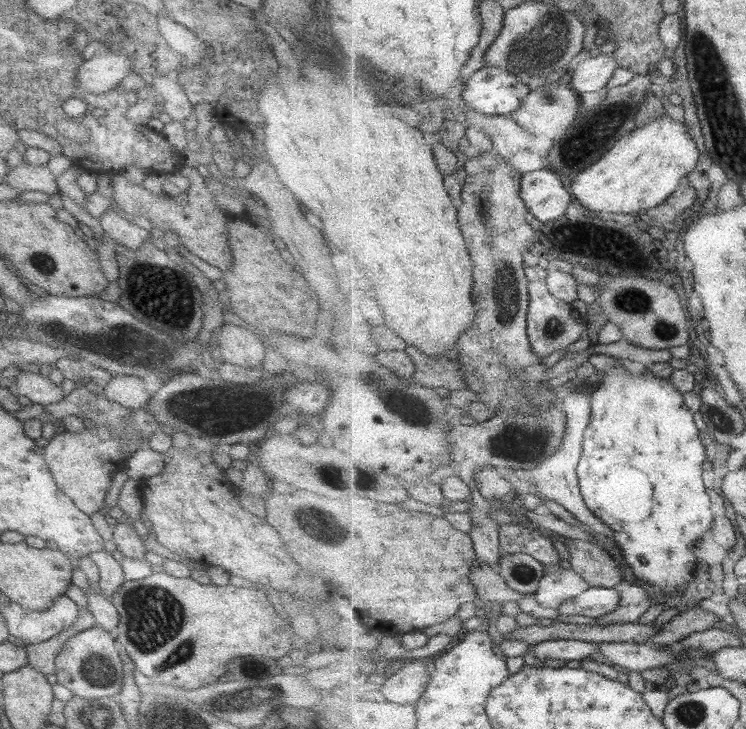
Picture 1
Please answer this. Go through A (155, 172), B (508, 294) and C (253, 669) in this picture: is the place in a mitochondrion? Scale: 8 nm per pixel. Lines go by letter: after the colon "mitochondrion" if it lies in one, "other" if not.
A: other
B: mitochondrion
C: other

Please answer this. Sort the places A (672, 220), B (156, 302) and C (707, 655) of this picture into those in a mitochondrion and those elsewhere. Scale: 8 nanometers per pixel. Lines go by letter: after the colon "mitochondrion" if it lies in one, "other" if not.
A: other
B: mitochondrion
C: other

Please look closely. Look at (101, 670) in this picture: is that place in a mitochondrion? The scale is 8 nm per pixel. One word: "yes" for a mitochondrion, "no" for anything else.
yes

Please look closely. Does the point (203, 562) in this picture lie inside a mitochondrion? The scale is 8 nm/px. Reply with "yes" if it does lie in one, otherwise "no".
no

